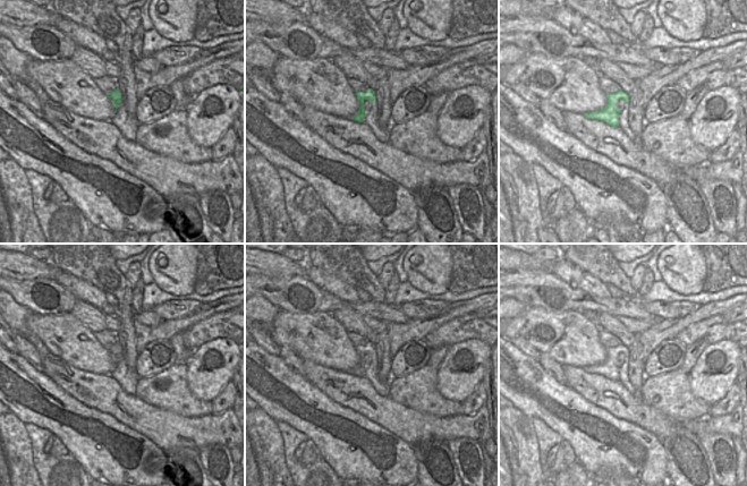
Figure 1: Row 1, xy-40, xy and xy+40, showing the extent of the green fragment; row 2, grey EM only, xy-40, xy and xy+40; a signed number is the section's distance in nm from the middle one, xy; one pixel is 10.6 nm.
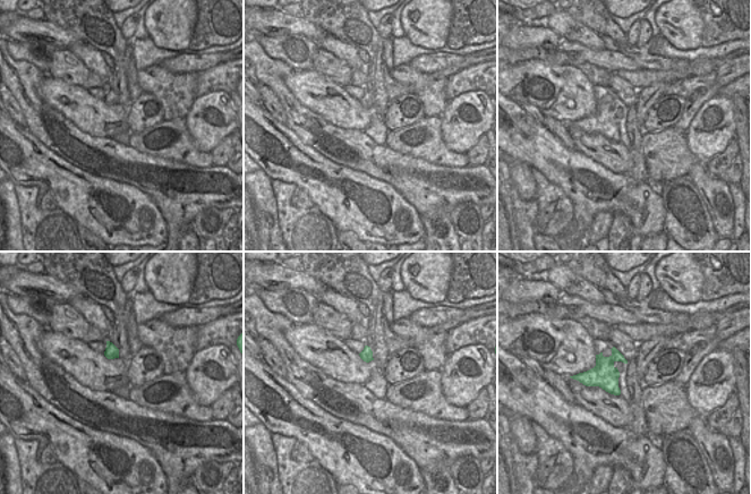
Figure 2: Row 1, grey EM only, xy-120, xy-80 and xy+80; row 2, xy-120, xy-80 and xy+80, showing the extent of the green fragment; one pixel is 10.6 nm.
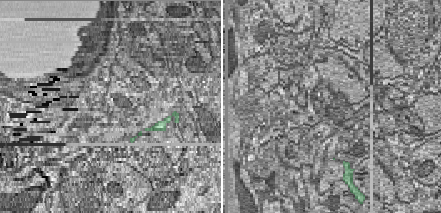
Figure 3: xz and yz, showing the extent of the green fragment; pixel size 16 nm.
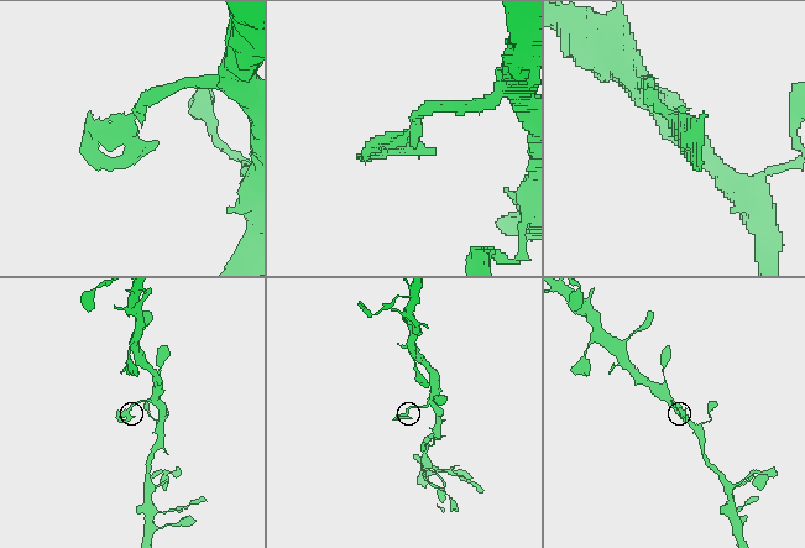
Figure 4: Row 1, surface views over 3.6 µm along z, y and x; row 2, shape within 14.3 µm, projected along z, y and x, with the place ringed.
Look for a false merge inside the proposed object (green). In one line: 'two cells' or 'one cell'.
two cells

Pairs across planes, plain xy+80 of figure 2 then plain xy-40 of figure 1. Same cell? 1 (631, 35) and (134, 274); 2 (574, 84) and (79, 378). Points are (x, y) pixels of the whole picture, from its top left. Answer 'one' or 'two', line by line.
1: one
2: two

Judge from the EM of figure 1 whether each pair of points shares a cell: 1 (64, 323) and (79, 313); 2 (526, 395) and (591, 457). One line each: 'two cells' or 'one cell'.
1: two cells
2: one cell

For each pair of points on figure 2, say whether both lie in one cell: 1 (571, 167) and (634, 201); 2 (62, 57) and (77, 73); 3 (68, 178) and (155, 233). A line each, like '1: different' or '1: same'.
1: same
2: same
3: same

